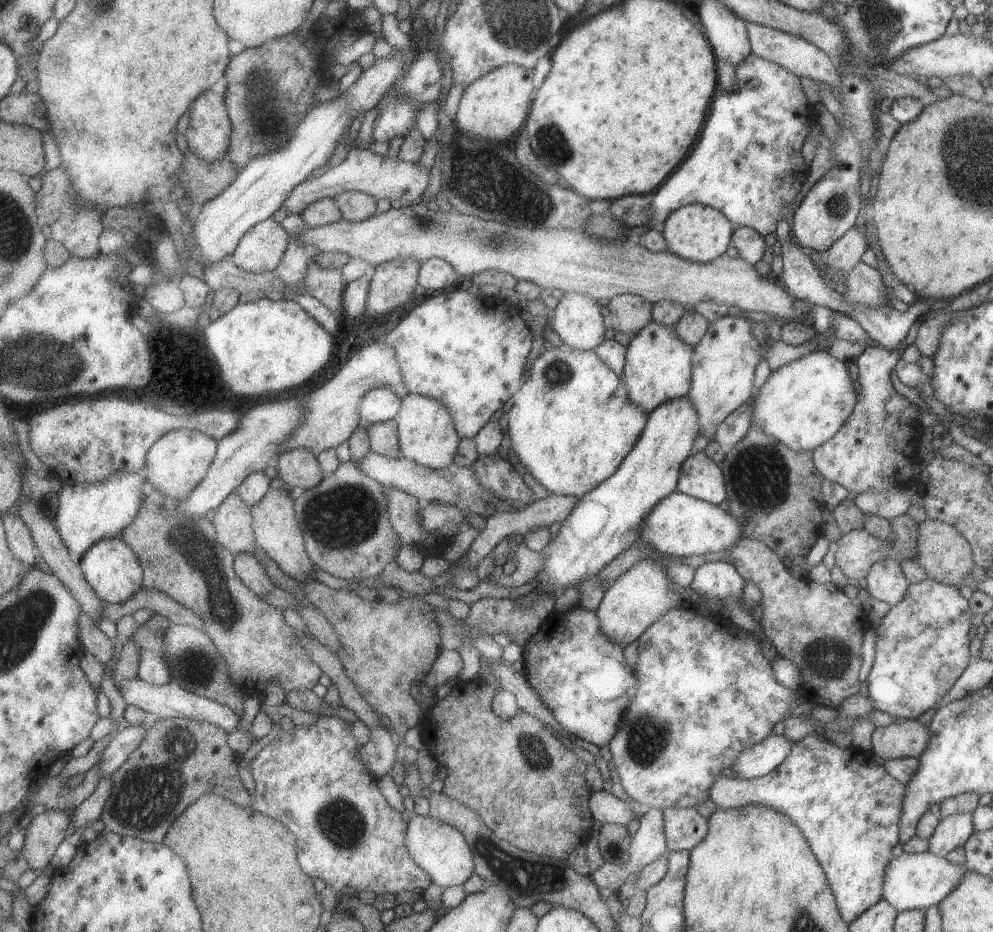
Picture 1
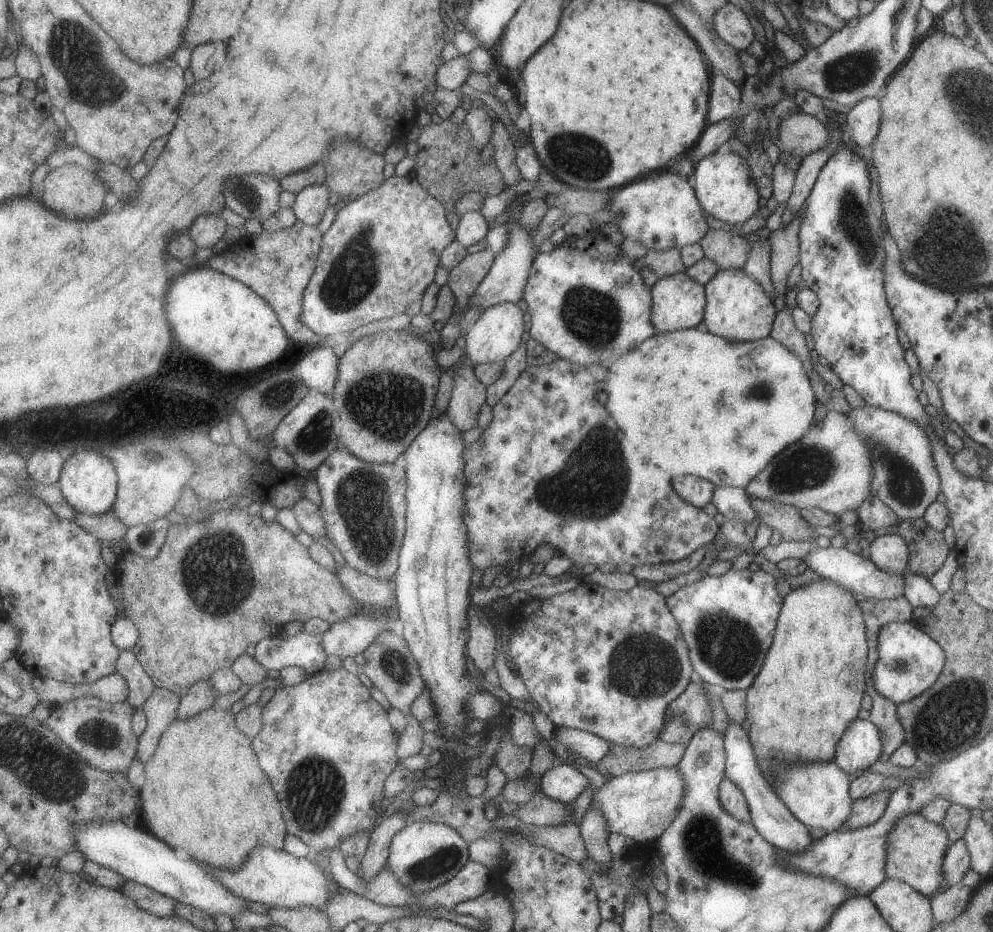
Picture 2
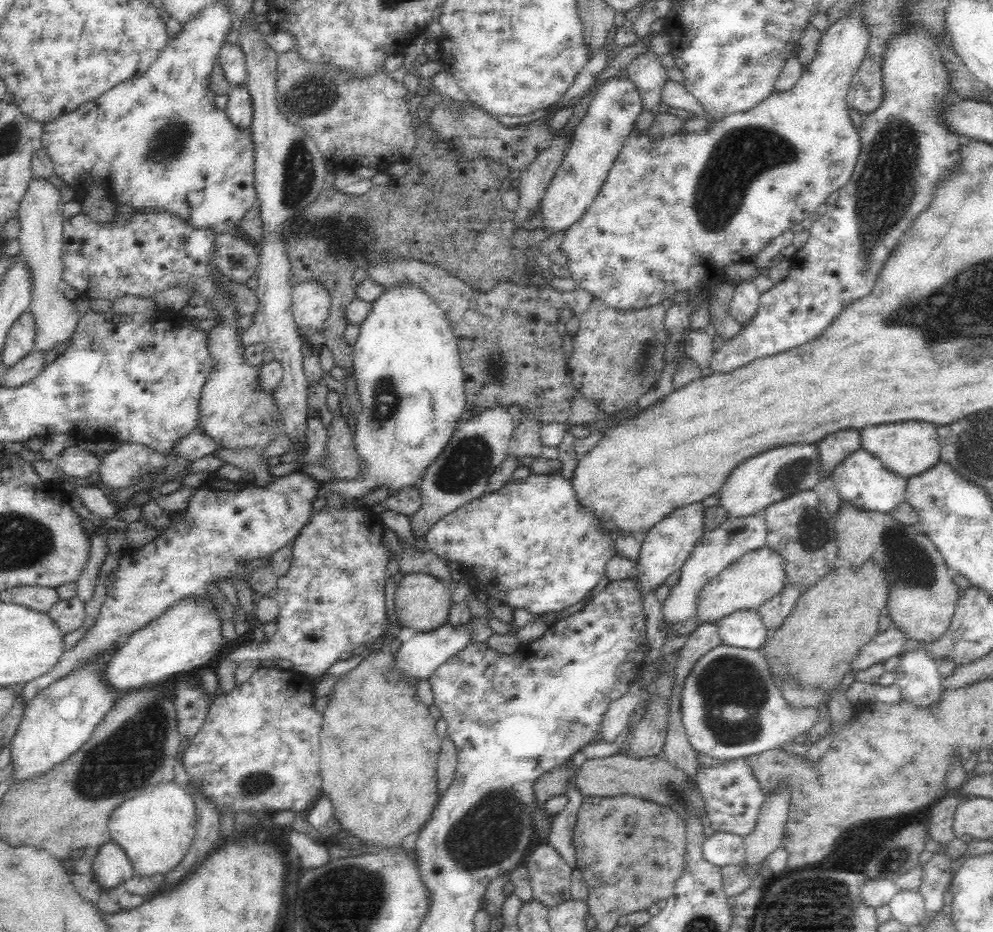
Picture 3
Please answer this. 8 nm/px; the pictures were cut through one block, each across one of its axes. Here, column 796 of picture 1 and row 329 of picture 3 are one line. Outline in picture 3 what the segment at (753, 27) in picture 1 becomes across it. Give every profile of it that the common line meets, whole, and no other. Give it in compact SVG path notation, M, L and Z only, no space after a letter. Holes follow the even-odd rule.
M31 179L27 186L27 193L20 203L18 217L21 224L21 230L17 239L21 246L21 255L28 264L28 269L32 271L32 302L30 302L29 311L35 318L36 323L36 348L35 350L48 352L71 338L76 332L80 316L76 304L73 301L66 300L62 292L58 290L58 284L61 283L63 274L62 258L63 246L63 206L65 202L60 197L60 191L55 188L46 179Z

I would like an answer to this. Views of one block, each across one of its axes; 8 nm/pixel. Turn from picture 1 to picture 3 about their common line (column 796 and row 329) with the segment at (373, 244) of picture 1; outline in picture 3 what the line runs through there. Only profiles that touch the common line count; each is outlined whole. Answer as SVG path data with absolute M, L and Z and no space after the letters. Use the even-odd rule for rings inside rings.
M307 281L293 287L292 315L303 338L308 339L318 331L323 331L331 308L332 296L322 283Z

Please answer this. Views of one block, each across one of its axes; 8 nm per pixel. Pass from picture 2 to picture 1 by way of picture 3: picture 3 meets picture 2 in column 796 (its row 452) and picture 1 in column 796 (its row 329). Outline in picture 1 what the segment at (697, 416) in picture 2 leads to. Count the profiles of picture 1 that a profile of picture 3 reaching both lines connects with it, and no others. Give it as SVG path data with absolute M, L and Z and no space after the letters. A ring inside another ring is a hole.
M825 350L814 351L771 371L763 385L753 391L751 421L791 451L812 452L830 440L851 415L856 392L846 364Z

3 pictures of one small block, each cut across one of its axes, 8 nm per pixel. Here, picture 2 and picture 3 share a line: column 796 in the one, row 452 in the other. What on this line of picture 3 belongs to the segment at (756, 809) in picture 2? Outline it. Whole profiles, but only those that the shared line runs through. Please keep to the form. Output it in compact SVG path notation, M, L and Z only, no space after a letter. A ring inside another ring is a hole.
M842 429L817 442L821 476L828 476L849 454L861 448L860 429Z

